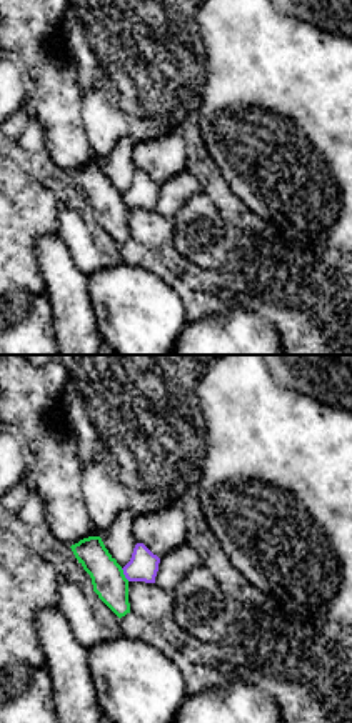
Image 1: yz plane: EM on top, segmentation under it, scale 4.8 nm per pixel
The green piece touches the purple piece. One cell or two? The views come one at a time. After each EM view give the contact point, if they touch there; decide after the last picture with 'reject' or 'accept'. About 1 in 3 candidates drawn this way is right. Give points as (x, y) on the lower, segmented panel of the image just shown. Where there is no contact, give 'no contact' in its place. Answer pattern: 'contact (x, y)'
contact (124, 575)

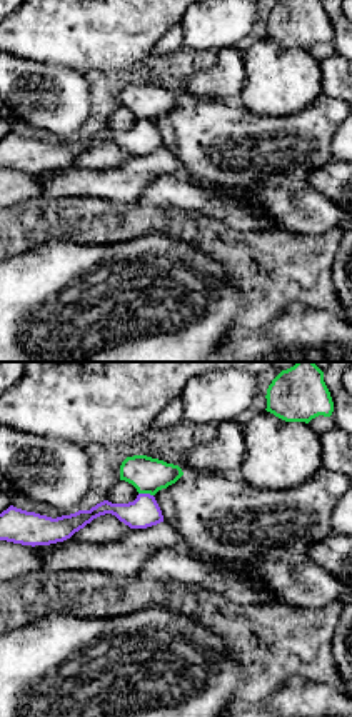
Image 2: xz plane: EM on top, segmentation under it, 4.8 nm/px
contact (145, 492)

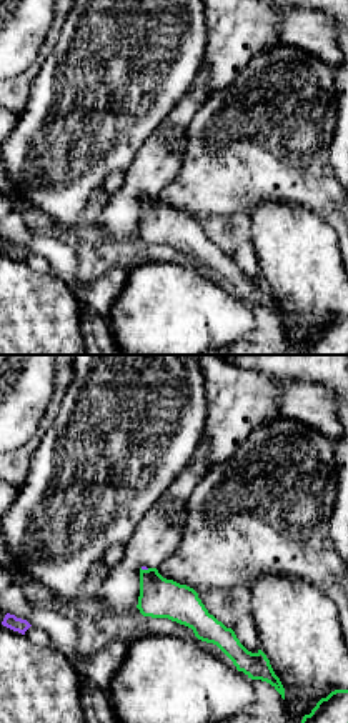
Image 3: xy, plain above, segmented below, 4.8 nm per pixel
contact (145, 570)

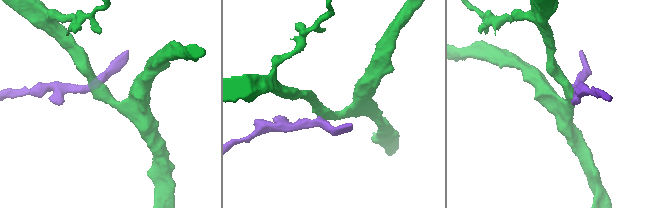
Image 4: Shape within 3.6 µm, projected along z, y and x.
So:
reject

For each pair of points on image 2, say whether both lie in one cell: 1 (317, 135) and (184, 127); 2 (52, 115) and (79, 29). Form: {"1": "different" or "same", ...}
{"1": "same", "2": "different"}

